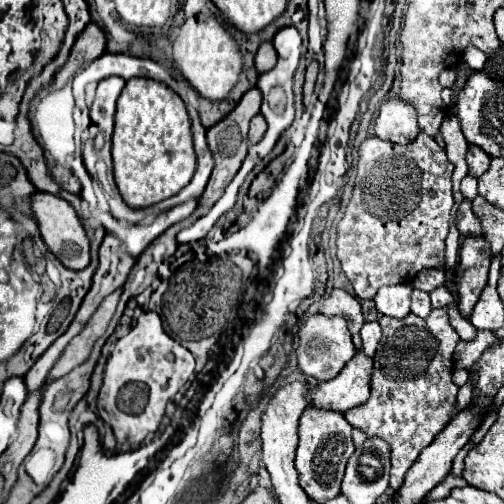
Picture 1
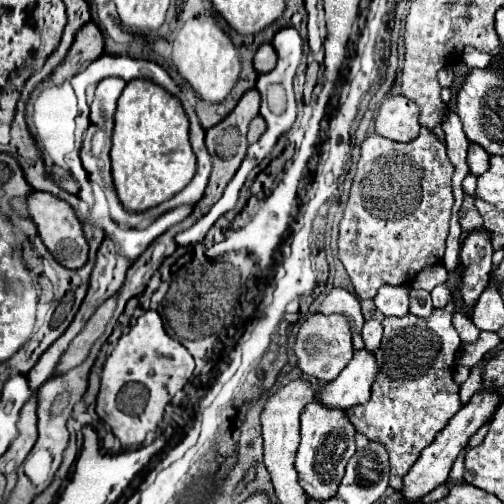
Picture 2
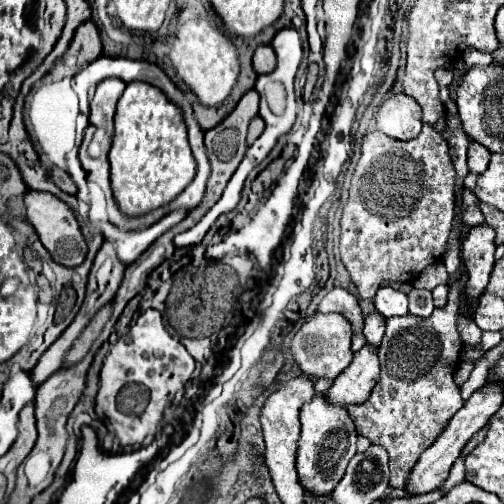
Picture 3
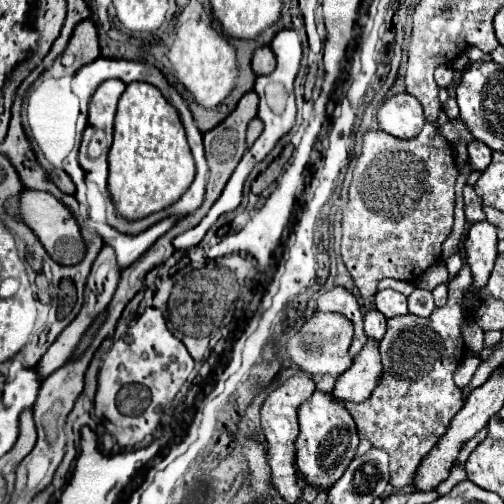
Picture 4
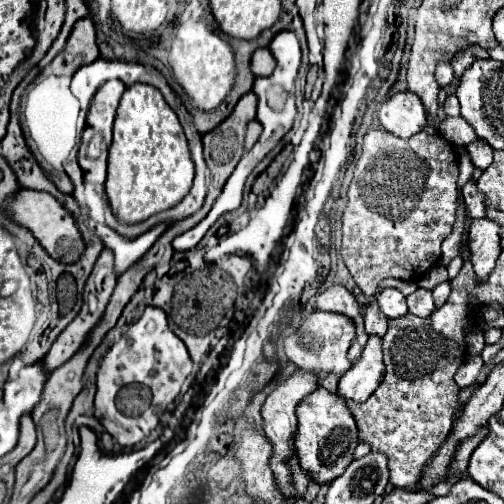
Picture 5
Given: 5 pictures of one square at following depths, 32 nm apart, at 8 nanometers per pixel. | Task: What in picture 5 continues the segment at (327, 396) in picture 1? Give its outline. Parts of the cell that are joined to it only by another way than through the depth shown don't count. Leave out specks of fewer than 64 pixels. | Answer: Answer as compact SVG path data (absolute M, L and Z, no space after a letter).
M370 336L362 352L362 358L340 378L338 394L342 398L364 402L380 386L382 378L384 378L382 336Z

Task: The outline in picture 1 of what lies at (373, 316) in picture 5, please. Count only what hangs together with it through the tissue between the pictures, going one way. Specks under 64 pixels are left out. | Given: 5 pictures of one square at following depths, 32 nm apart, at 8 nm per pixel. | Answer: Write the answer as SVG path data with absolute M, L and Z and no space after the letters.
M378 320L366 322L366 324L362 326L360 336L362 336L362 344L364 344L362 350L364 350L368 356L374 356L374 352L376 352L376 348L378 348L378 342L380 342L380 338L382 338L380 322L378 322Z

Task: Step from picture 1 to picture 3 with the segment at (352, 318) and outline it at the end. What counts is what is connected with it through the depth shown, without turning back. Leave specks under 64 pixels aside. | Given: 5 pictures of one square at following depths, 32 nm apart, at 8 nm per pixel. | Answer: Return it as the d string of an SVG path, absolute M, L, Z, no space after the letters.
M332 288L328 294L322 296L320 304L318 304L318 310L320 312L338 312L342 316L346 316L352 324L352 330L354 330L354 338L352 338L352 352L358 352L366 340L364 340L364 334L362 334L362 326L364 326L364 316L360 312L360 306L358 306L358 300L344 288Z

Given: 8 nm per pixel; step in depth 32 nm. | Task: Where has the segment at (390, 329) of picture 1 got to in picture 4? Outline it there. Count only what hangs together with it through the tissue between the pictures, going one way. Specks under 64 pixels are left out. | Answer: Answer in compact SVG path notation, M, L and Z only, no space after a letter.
M464 264L456 278L448 282L450 294L442 308L436 308L432 316L418 318L414 314L396 316L388 320L388 330L380 342L382 352L382 380L374 388L372 396L362 404L348 402L358 436L372 442L374 448L382 448L390 456L390 484L394 488L412 488L418 466L428 452L438 444L450 426L454 414L464 406L462 390L454 384L454 372L464 356L462 324L464 302L472 290L472 272Z

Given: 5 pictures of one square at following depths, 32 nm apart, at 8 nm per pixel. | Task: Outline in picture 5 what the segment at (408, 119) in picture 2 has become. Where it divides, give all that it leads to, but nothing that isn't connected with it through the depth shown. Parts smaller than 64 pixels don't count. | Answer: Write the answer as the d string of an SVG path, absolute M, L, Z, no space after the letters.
M410 90L398 92L392 98L388 98L378 110L378 120L388 132L400 138L414 136L428 122L420 96Z

